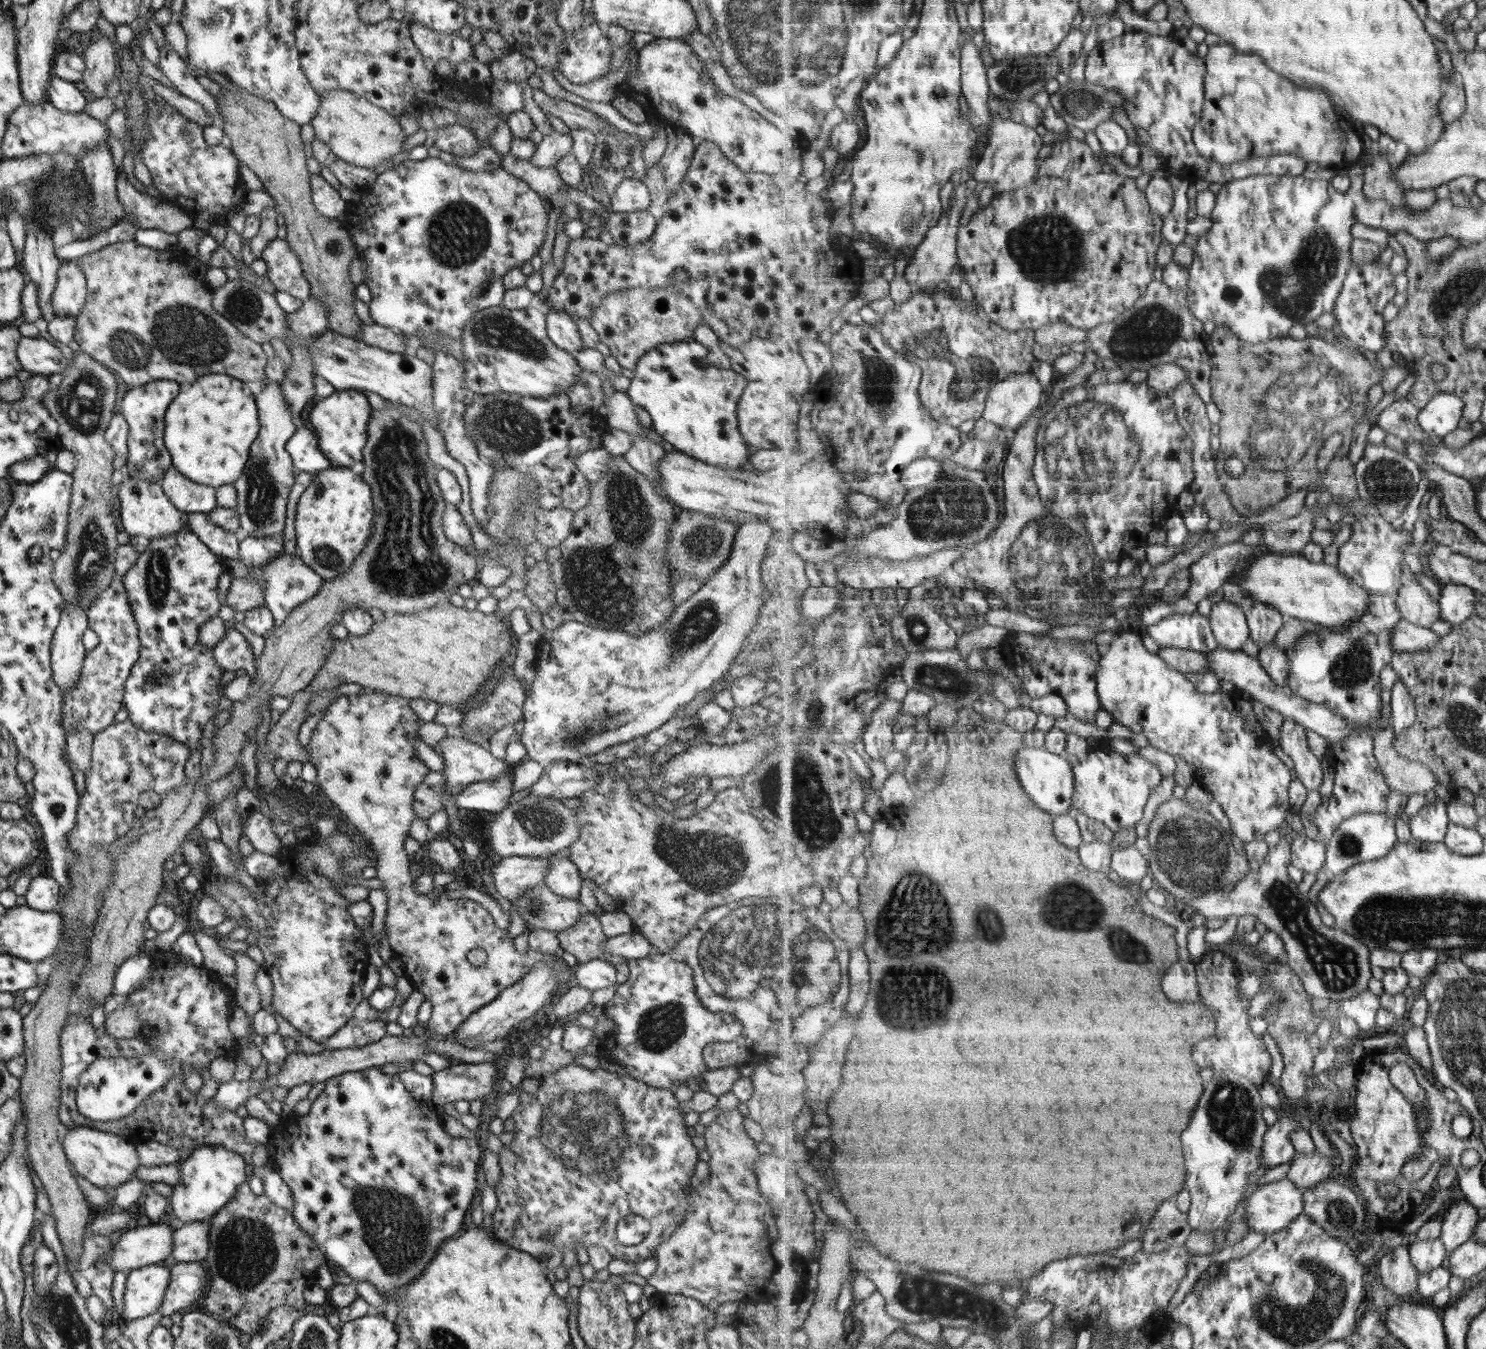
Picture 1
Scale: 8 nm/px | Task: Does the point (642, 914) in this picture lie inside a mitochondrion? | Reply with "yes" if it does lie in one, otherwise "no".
no

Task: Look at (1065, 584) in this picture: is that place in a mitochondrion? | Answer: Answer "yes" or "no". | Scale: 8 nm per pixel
yes

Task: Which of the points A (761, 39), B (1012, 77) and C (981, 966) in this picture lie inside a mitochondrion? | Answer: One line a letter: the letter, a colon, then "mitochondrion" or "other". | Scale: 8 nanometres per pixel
A: mitochondrion
B: mitochondrion
C: other

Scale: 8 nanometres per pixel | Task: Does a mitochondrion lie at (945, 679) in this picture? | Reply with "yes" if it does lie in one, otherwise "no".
yes

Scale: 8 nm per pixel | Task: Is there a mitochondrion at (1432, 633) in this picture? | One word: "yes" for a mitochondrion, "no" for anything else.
no

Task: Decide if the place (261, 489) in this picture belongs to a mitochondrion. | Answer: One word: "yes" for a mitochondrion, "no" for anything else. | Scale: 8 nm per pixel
yes

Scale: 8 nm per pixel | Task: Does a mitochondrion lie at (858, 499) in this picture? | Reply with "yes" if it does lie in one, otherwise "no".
no

